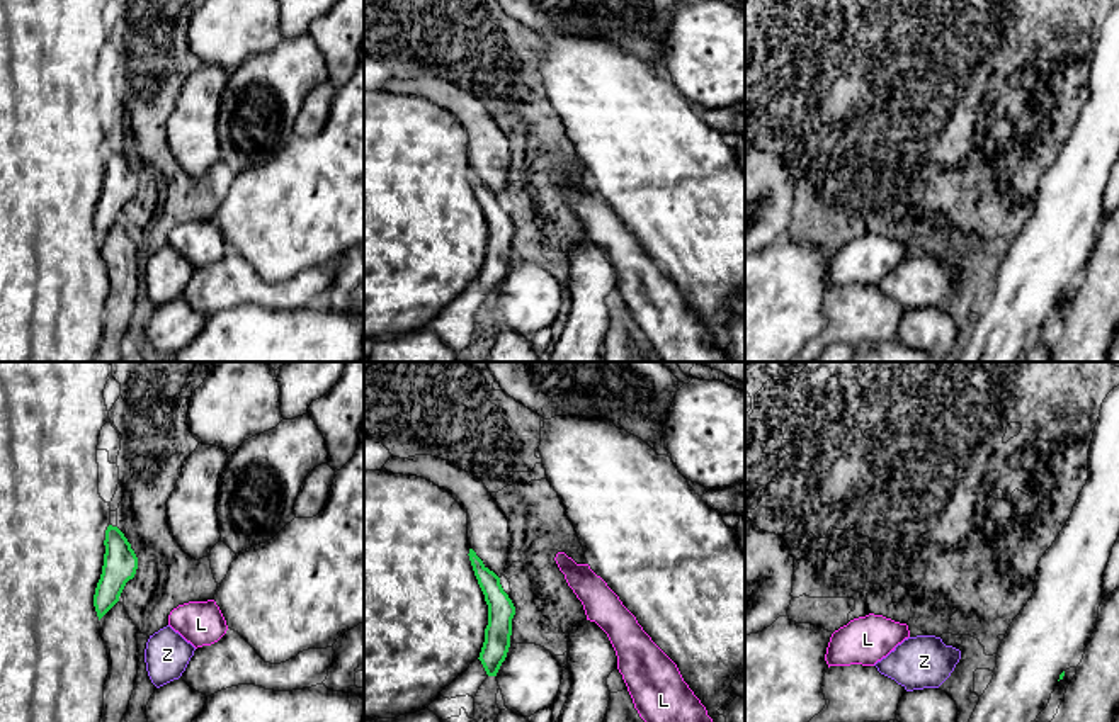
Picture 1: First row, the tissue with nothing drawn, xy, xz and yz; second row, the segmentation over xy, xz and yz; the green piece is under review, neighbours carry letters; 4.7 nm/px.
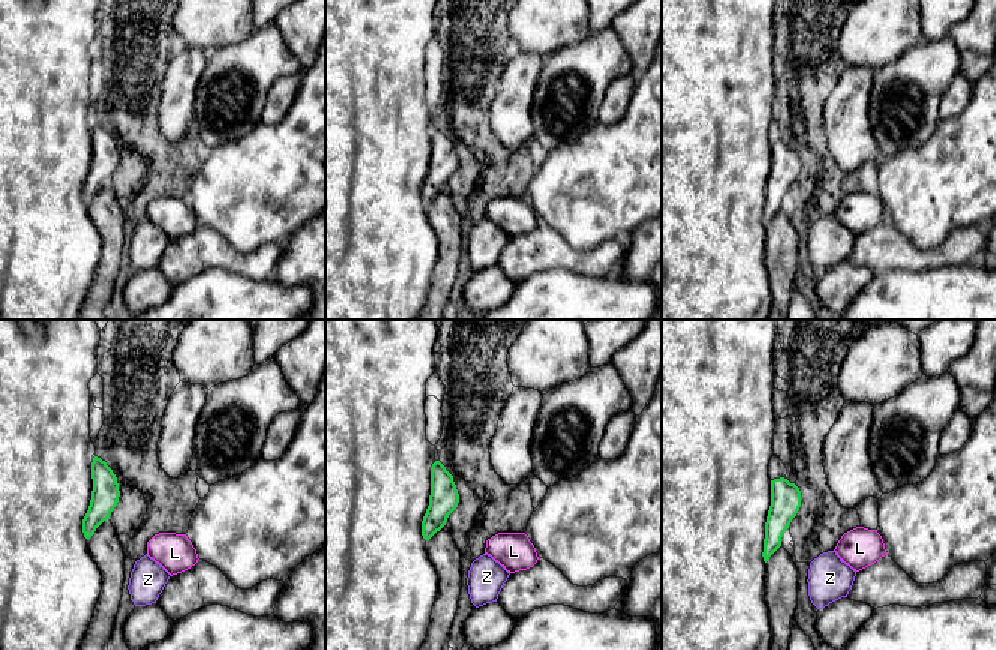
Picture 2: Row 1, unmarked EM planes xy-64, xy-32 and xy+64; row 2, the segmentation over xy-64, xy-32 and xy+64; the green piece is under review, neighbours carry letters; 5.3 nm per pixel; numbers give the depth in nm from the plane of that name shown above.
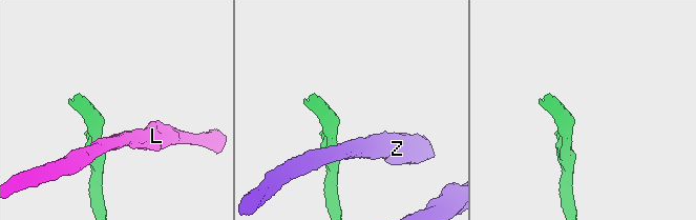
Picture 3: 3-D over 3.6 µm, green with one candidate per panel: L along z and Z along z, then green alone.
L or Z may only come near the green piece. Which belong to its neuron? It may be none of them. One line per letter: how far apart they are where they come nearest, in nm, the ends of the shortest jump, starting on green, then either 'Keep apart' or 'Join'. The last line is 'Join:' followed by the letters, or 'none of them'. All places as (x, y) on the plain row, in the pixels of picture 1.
L: Distance 240 nm. Across: xy (133, 196), (170, 231). Keep apart
Z: Distance 220 nm. Across: xy (116, 221), (150, 255). Keep apart
Join: none of them

